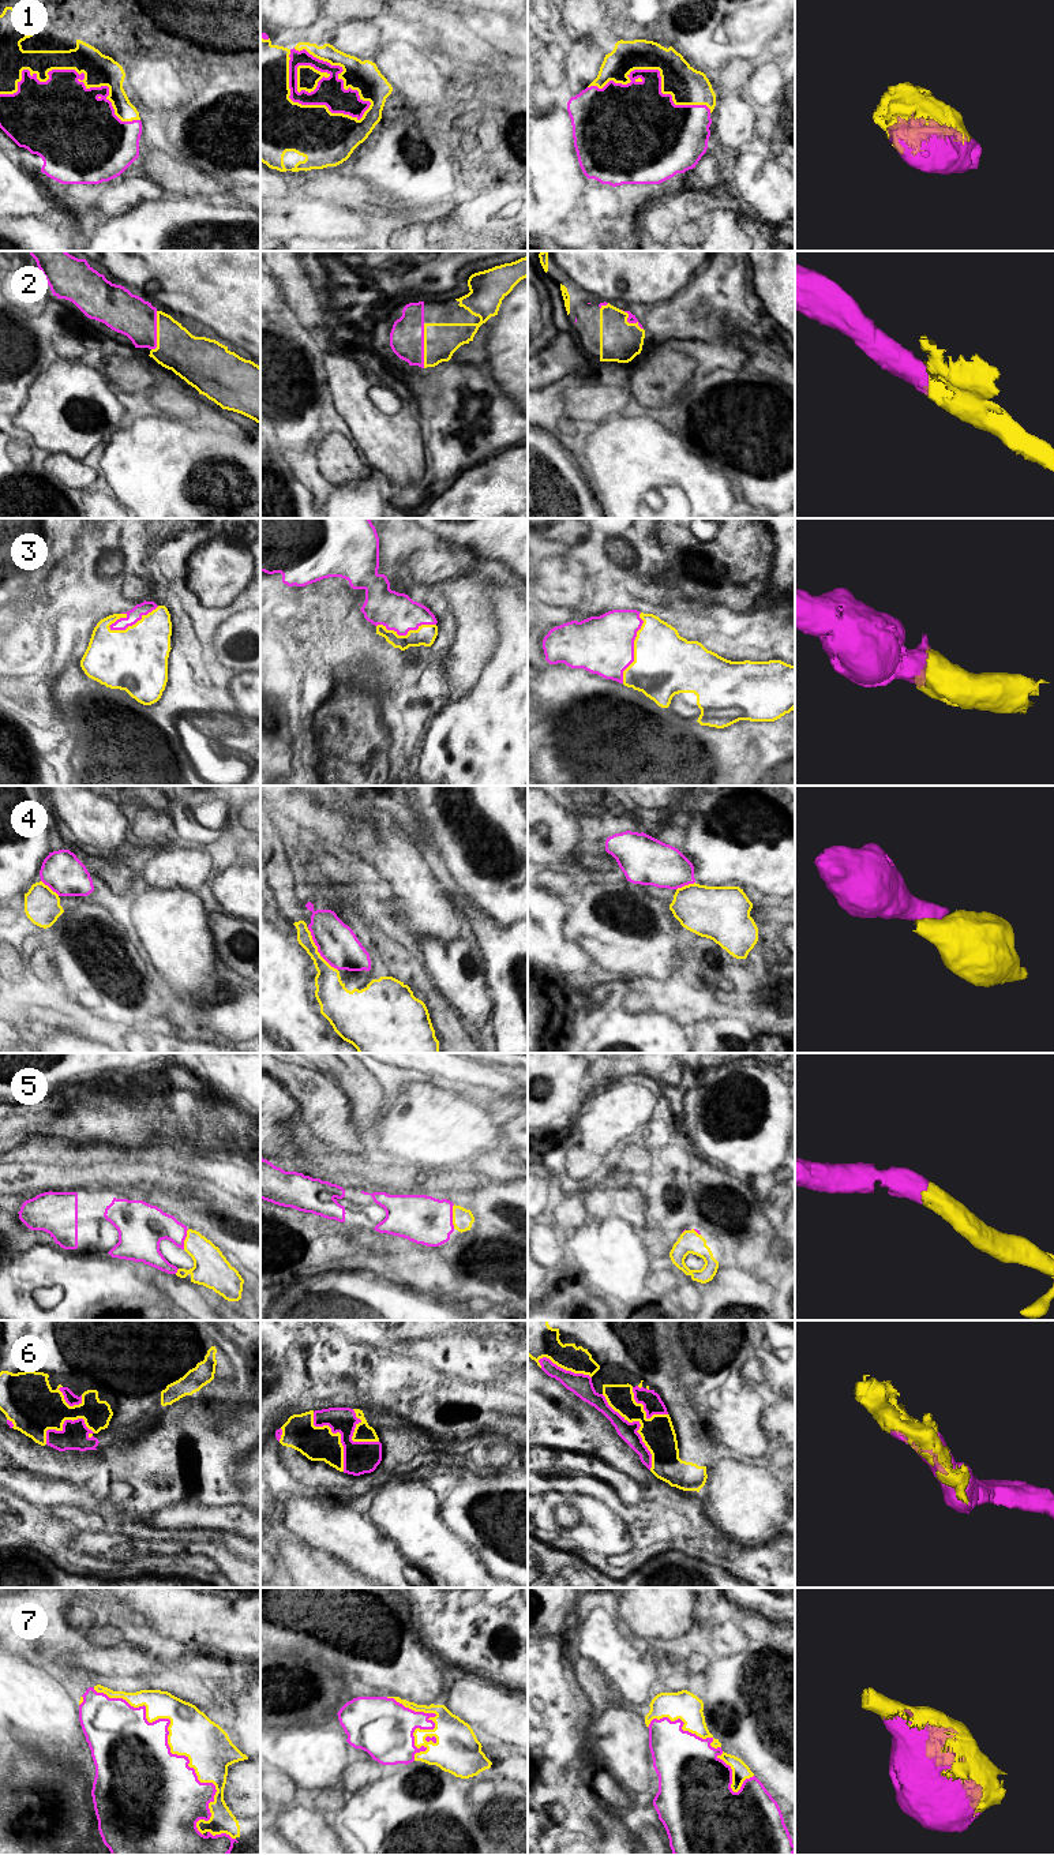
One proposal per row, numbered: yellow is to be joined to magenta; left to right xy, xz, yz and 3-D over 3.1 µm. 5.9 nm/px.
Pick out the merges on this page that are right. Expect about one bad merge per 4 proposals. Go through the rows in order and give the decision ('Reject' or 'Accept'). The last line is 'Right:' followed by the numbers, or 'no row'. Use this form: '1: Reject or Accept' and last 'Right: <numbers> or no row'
1: Accept
2: Accept
3: Accept
4: Reject
5: Accept
6: Accept
7: Accept
Right: 1, 2, 3, 5, 6, 7

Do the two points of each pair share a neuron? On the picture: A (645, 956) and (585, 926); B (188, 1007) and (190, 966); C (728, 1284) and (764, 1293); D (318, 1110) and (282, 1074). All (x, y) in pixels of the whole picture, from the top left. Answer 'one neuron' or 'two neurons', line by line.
A: one neuron
B: two neurons
C: one neuron
D: one neuron

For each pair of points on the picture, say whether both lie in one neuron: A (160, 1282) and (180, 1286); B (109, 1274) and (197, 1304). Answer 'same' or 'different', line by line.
A: same
B: different

